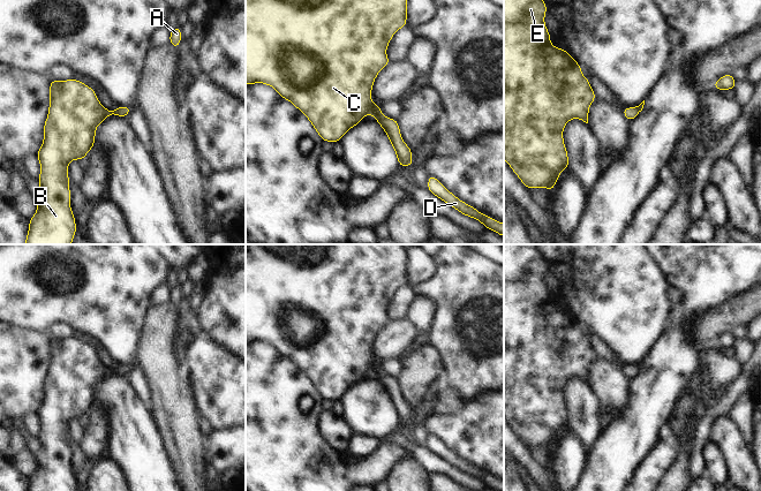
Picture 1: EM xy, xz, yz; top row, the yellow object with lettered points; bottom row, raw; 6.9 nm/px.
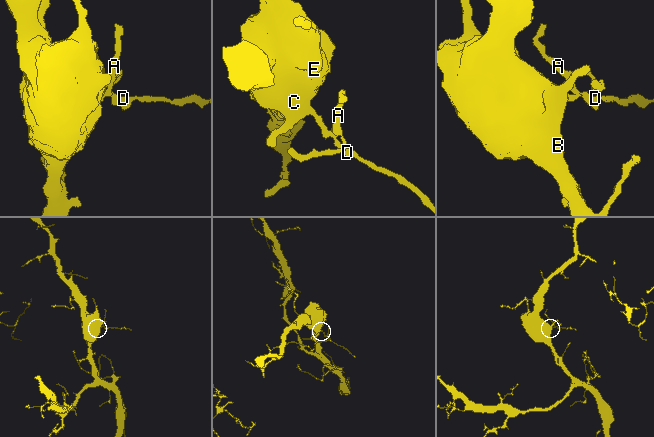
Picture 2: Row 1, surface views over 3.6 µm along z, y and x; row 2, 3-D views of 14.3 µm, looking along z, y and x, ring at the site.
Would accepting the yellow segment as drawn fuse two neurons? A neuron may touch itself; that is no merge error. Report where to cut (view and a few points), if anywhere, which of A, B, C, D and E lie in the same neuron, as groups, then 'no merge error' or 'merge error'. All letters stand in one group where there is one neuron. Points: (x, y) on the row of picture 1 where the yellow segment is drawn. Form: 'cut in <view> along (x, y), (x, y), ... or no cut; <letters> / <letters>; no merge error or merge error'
no cut; A B C D E; no merge error

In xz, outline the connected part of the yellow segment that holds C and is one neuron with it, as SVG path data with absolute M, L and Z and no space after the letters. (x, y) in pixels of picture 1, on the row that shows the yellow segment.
M246 0L246 84L263 83L263 84L272 86L280 95L281 98L292 103L299 111L301 111L306 115L306 118L310 121L310 123L312 124L312 127L315 128L315 130L317 131L317 134L319 135L323 142L332 142L333 144L337 142L340 142L342 136L349 129L359 124L363 120L363 118L370 113L376 119L376 121L379 123L379 126L383 128L383 130L386 133L389 141L391 142L395 151L395 156L397 156L400 167L413 166L412 149L402 139L402 136L400 134L400 127L398 124L398 120L390 119L383 115L379 104L374 104L371 101L371 91L372 91L375 78L377 77L379 71L391 62L386 55L386 48L393 35L399 29L406 27L406 24L407 24L407 0Z

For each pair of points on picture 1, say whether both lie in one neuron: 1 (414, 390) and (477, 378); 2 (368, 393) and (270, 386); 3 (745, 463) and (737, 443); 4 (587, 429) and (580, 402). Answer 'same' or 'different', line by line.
1: different
2: different
3: same
4: same

